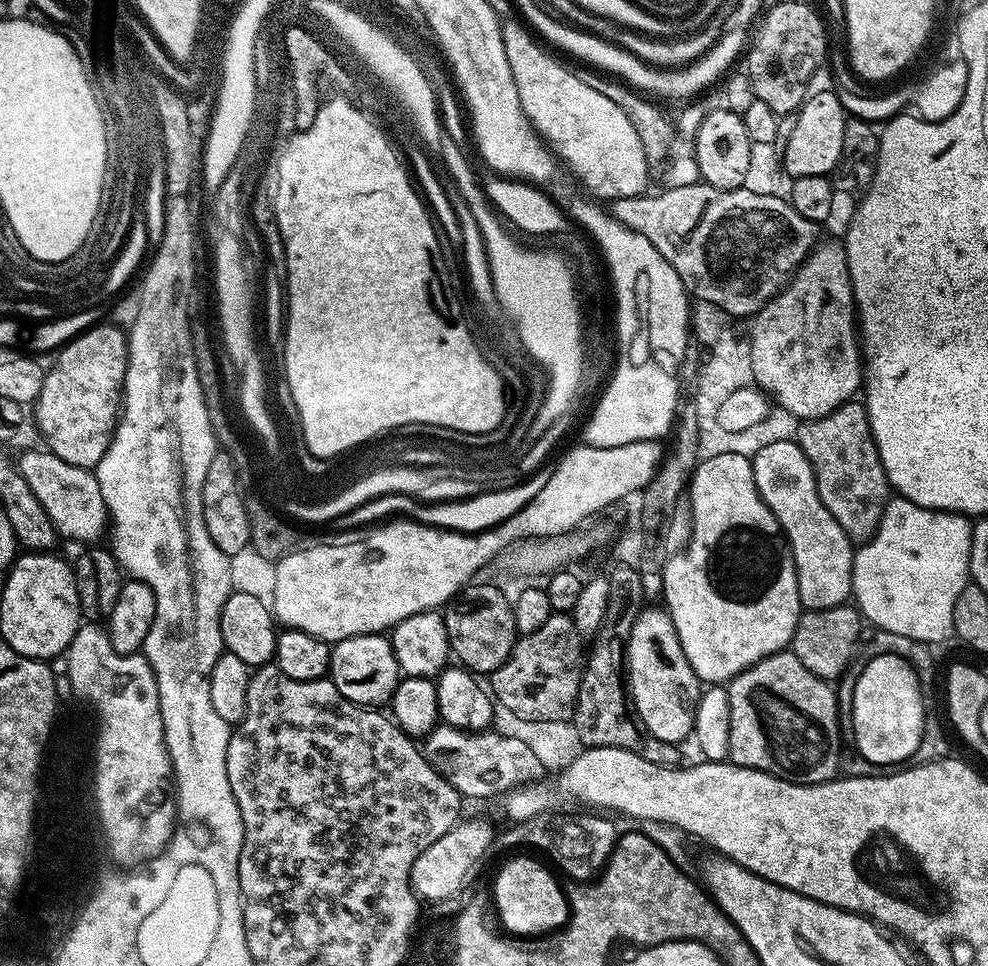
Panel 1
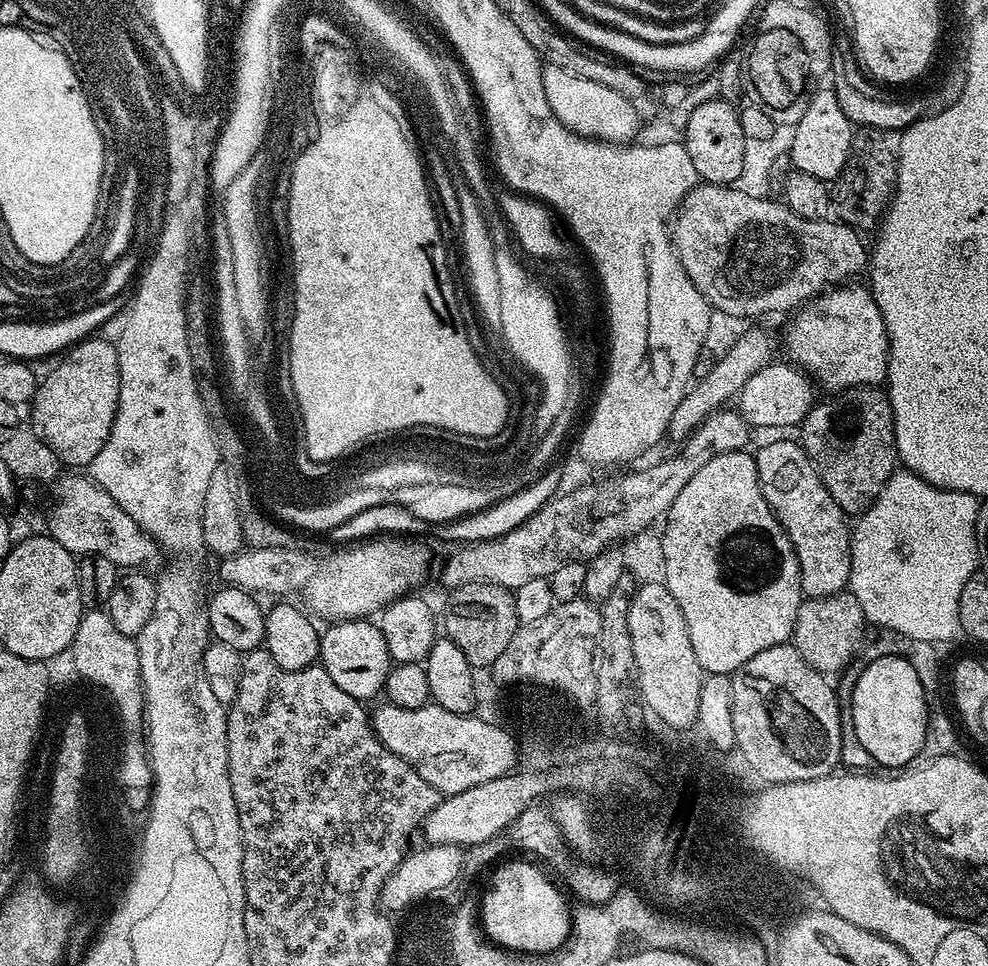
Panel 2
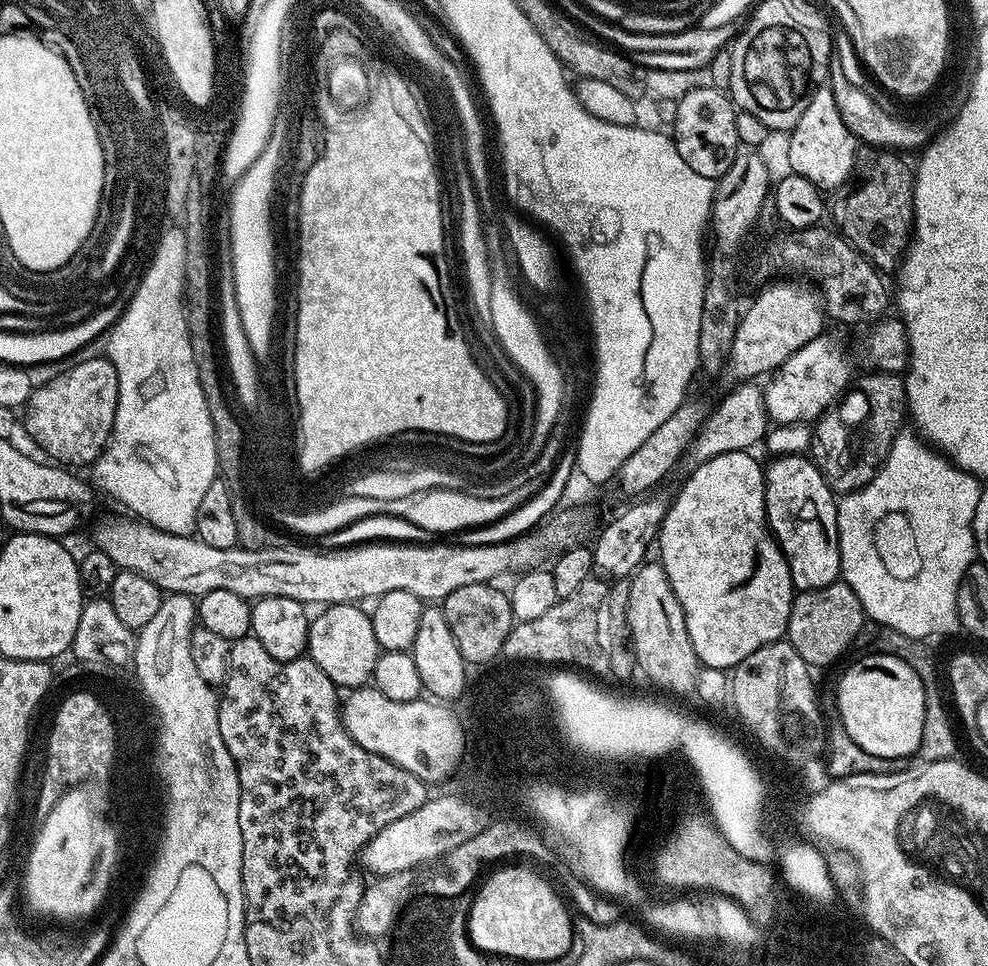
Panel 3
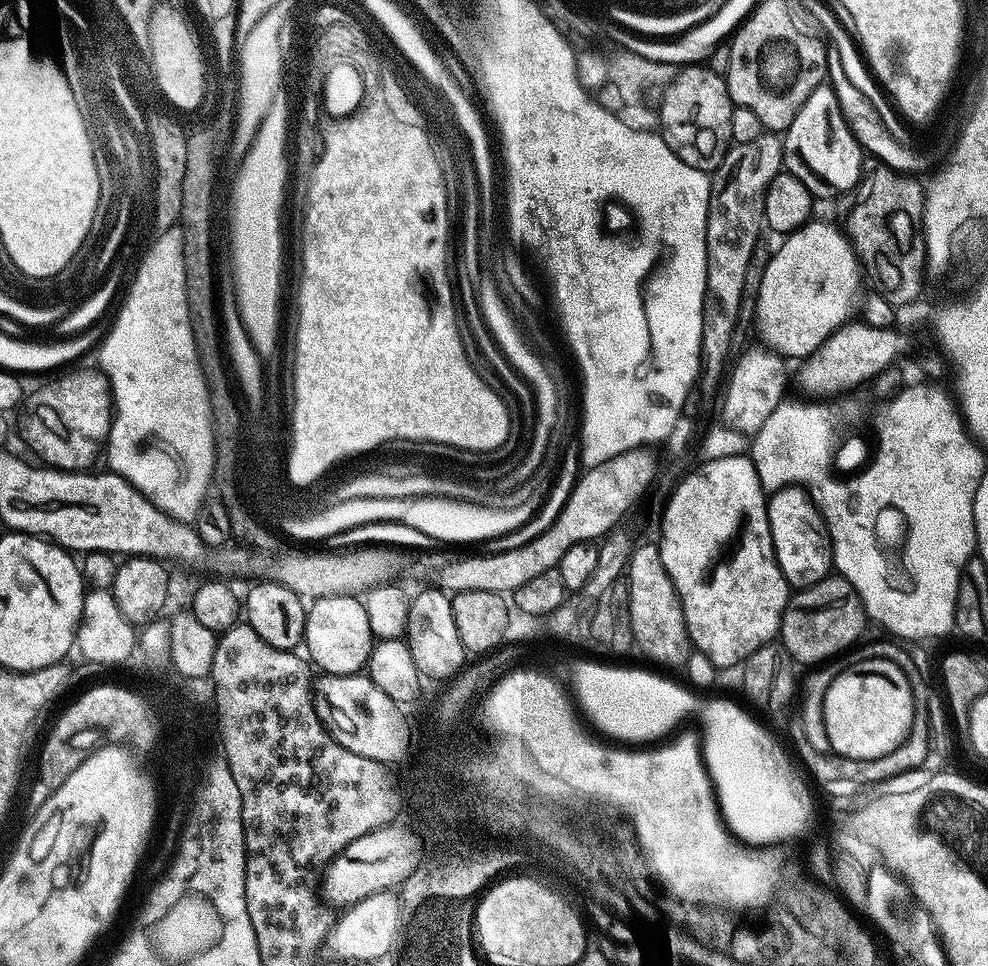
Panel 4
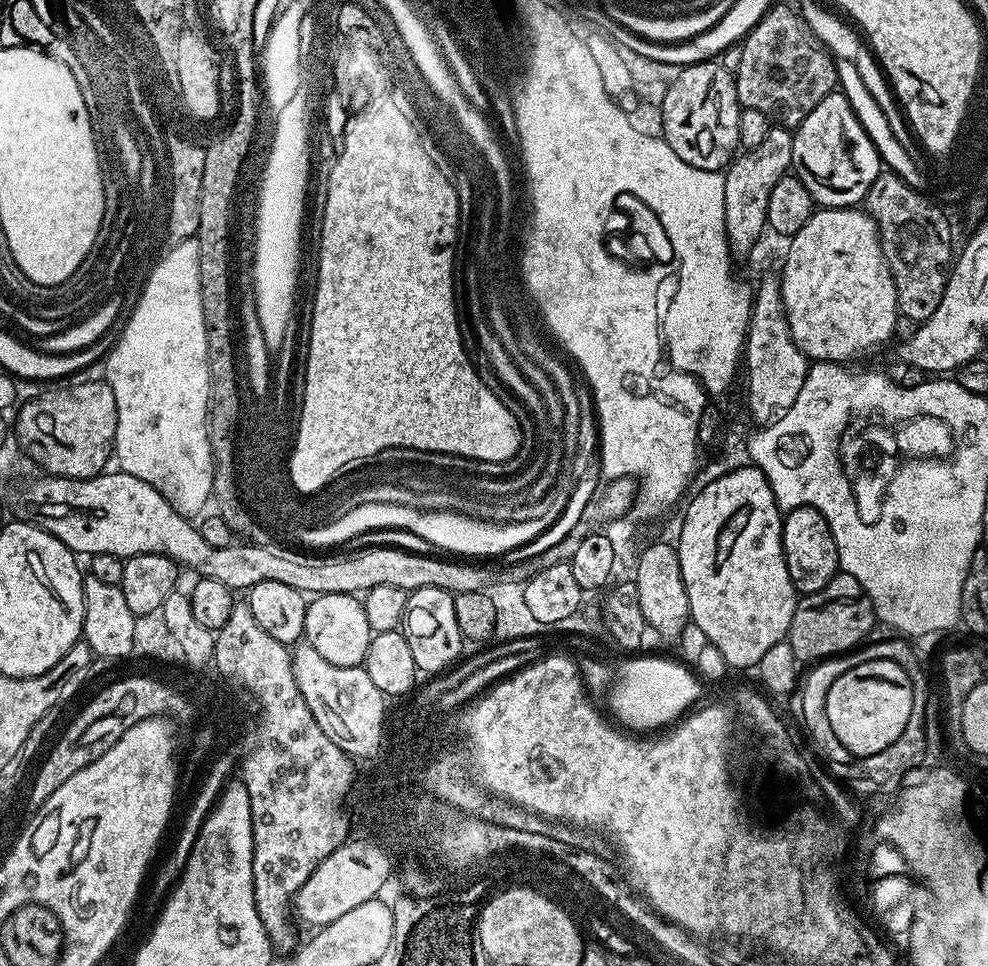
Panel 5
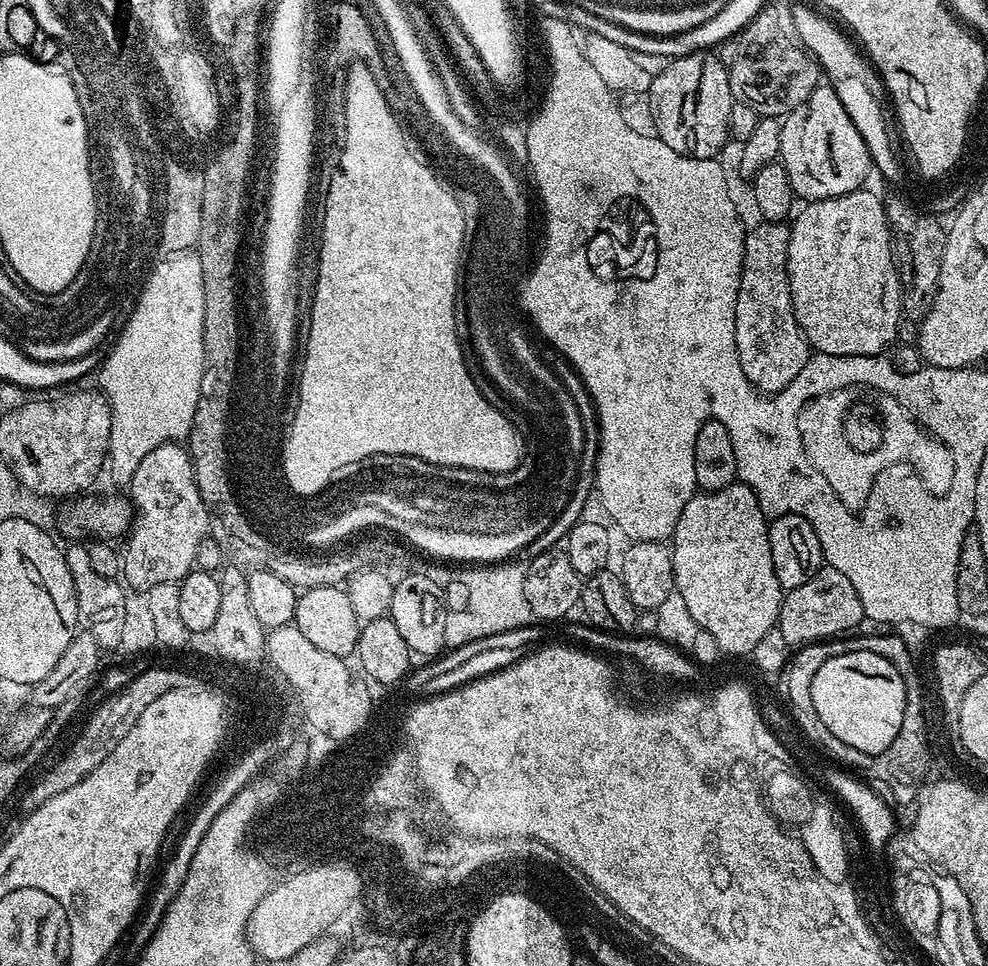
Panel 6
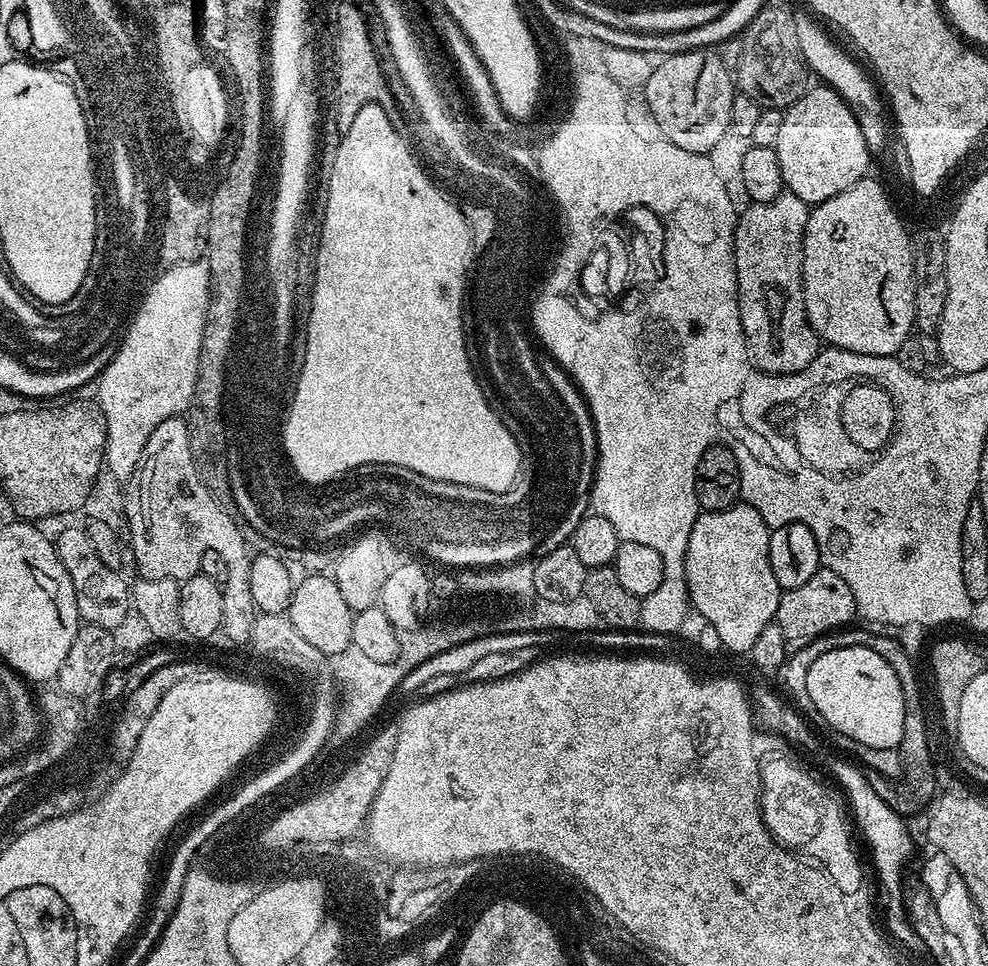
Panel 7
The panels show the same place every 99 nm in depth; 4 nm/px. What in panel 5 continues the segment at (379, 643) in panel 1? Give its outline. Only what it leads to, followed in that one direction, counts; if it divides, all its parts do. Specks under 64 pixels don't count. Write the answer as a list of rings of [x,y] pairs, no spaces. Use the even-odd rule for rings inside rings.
[[[340,590],[326,592],[308,600],[303,639],[334,666],[355,668],[363,665],[374,635],[370,622],[366,622],[363,603],[355,595],[347,596]]]

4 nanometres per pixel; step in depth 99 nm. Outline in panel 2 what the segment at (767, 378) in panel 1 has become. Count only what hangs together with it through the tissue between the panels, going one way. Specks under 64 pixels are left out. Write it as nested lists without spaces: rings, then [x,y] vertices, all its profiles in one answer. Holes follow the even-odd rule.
[[[850,287],[830,288],[801,304],[791,313],[792,321],[784,332],[784,344],[788,347],[787,359],[828,392],[848,392],[857,387],[880,386],[888,378],[888,335],[886,322],[882,322],[882,310],[878,310],[878,302],[867,287]]]

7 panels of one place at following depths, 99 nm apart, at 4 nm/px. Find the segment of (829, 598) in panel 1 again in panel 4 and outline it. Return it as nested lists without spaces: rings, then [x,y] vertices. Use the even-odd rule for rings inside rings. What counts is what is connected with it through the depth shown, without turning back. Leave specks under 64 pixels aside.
[[[789,486],[767,497],[772,545],[782,574],[793,589],[803,590],[822,582],[833,571],[831,534],[813,497],[803,487]]]

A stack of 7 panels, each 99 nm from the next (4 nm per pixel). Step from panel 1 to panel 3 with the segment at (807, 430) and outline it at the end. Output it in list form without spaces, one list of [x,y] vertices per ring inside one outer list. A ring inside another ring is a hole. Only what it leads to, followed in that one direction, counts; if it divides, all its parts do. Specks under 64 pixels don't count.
[[[874,370],[869,373],[859,380],[858,386],[868,400],[870,406],[870,428],[876,433],[871,436],[868,442],[864,458],[854,464],[847,463],[842,468],[839,476],[832,477],[831,473],[824,475],[824,479],[829,481],[829,487],[838,494],[855,493],[852,491],[860,489],[869,481],[871,483],[875,479],[877,462],[888,453],[897,433],[903,427],[903,420],[906,420],[907,400],[905,398],[903,377],[893,372],[878,372]]]

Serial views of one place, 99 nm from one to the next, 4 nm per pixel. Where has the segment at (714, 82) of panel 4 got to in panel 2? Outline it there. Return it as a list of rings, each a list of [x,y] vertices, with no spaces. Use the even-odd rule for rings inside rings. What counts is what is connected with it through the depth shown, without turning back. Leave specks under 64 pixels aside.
[[[724,99],[704,101],[694,108],[683,129],[682,143],[690,154],[690,162],[694,162],[697,177],[703,183],[732,186],[741,174],[746,140],[742,134],[740,113]]]

